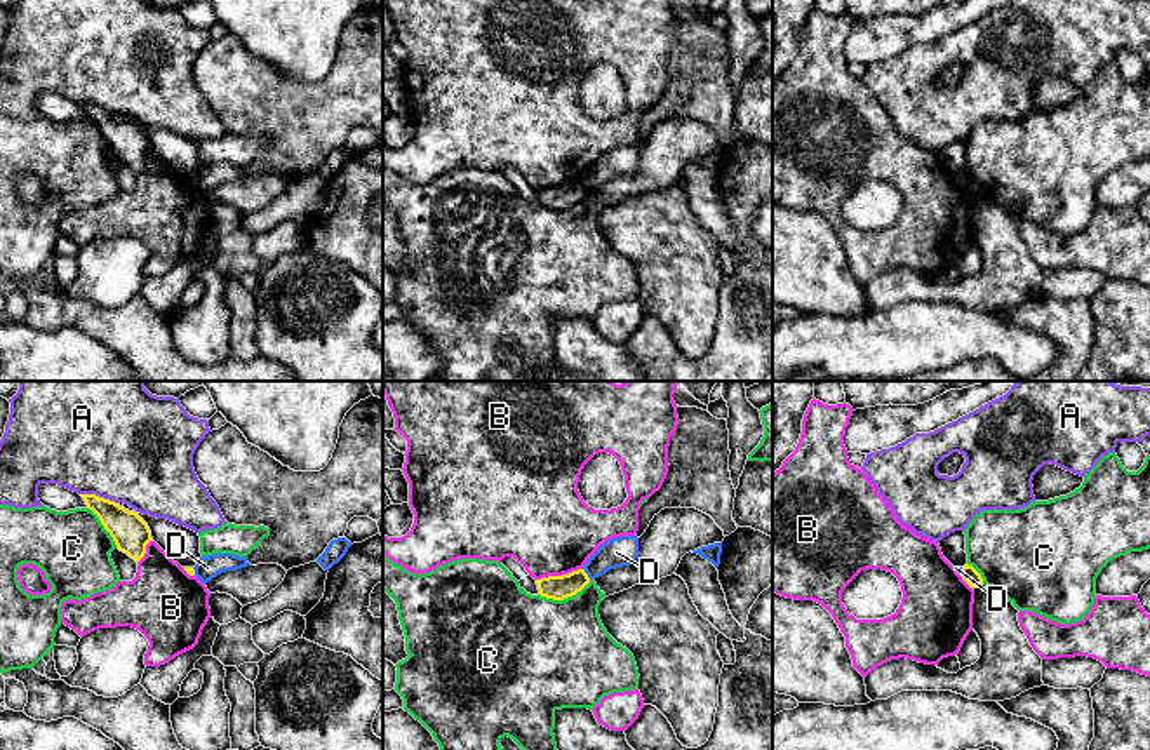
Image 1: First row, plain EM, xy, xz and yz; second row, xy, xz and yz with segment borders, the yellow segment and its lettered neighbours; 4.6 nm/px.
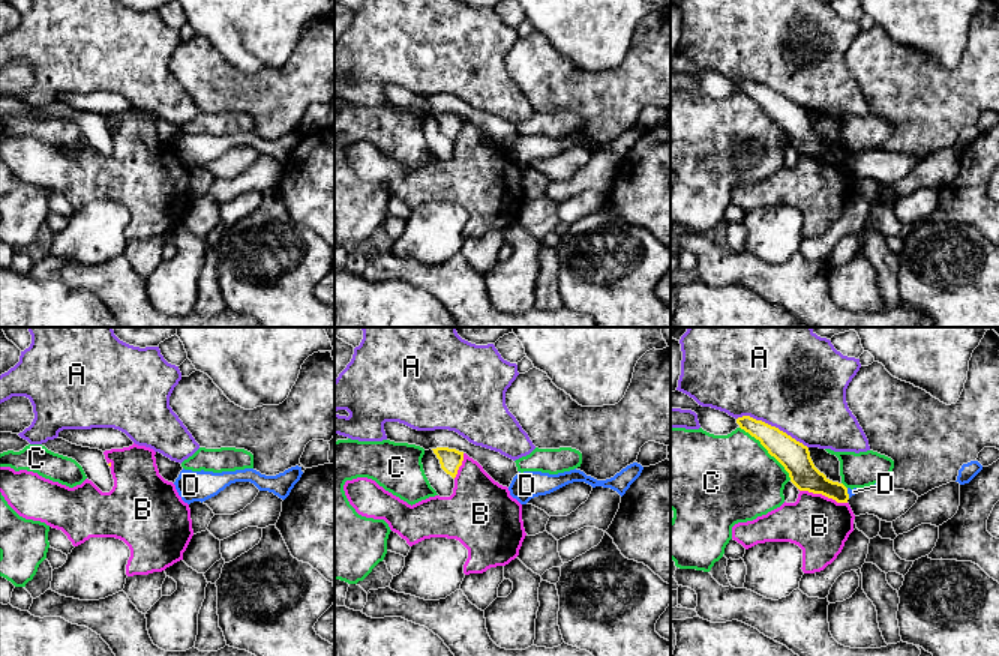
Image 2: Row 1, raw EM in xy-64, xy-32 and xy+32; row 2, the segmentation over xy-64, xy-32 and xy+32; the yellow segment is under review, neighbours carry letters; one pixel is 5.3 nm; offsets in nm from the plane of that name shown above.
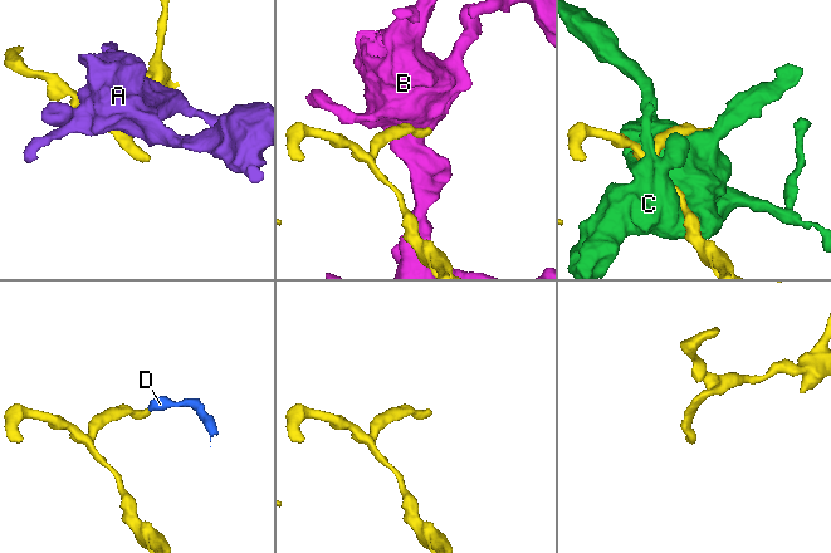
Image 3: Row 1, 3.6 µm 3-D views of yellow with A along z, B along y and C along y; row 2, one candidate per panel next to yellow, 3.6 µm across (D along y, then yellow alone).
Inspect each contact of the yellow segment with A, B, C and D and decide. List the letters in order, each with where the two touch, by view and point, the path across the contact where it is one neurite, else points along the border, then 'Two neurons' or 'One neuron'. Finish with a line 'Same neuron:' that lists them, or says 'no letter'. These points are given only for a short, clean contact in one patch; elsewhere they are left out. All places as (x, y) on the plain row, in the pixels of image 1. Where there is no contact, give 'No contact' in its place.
A: Touches yellow at xy (98, 107). Two neurons
B: Touches yellow at xz (559, 187). Two neurons
C: Touches yellow at xz (564, 207). Two neurons
D: Touches yellow at xz (585, 183). Boundary: xz (583, 178), (590, 188). Two neurons
Same neuron: no letter

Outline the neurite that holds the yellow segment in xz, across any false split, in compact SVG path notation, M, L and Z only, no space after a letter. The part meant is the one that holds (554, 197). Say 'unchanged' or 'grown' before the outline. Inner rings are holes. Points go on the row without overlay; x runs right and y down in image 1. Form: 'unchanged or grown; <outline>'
unchanged; M578 179L562 186L536 190L539 205L553 211L564 211L567 207L572 207L581 202L588 193L590 188L585 179Z

